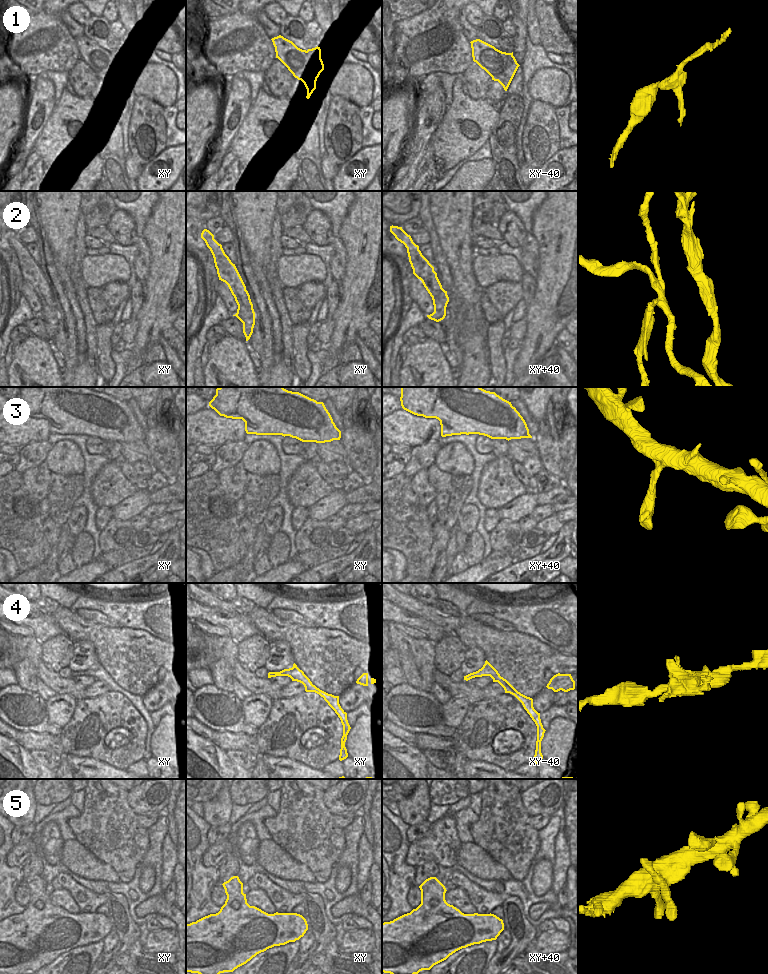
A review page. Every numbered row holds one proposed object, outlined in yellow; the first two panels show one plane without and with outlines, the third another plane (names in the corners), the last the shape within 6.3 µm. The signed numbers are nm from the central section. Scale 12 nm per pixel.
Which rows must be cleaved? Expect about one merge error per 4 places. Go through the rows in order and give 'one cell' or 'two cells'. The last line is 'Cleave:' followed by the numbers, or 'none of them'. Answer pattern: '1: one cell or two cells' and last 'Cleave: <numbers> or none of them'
1: two cells
2: two cells
3: one cell
4: one cell
5: one cell
Cleave: 1, 2

